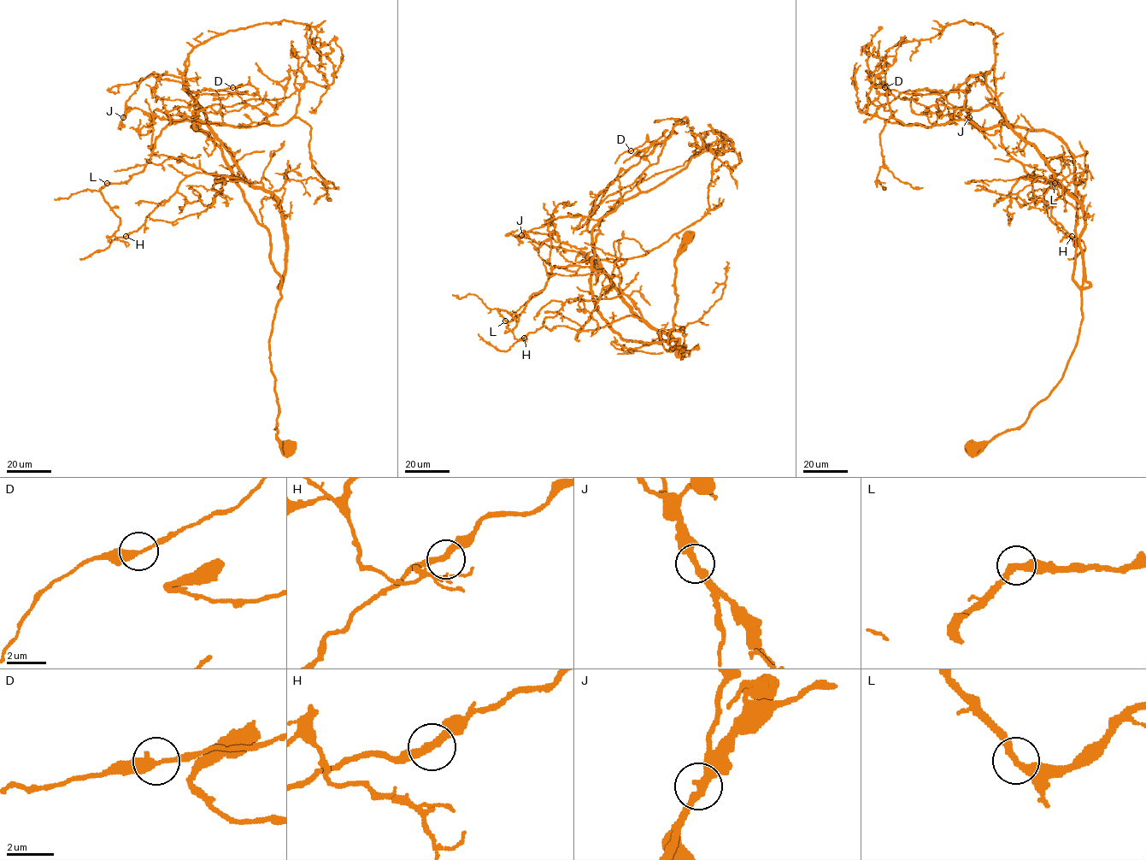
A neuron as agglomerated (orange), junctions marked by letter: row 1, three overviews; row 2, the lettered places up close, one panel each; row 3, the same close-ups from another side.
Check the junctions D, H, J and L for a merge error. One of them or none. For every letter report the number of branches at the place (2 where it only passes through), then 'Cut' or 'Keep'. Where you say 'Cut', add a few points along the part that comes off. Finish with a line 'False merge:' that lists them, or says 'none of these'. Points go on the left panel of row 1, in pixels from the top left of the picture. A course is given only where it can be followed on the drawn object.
D: Branches: 2. Keep
H: Branches: 2. Keep
J: Branches: 2. Keep
L: Branches: 2. Keep
False merge: none of these

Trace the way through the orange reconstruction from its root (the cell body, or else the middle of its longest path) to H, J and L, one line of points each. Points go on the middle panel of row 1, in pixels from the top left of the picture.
H: (690, 238), (675, 262), (667, 342), (681, 350), (625, 294), (569, 299), (524, 338)
J: (690, 238), (675, 262), (667, 342), (681, 350), (643, 321), (578, 249), (545, 234), (521, 235)
L: (690, 238), (675, 262), (667, 342), (681, 350), (588, 267), (554, 268), (545, 287), (505, 321)

